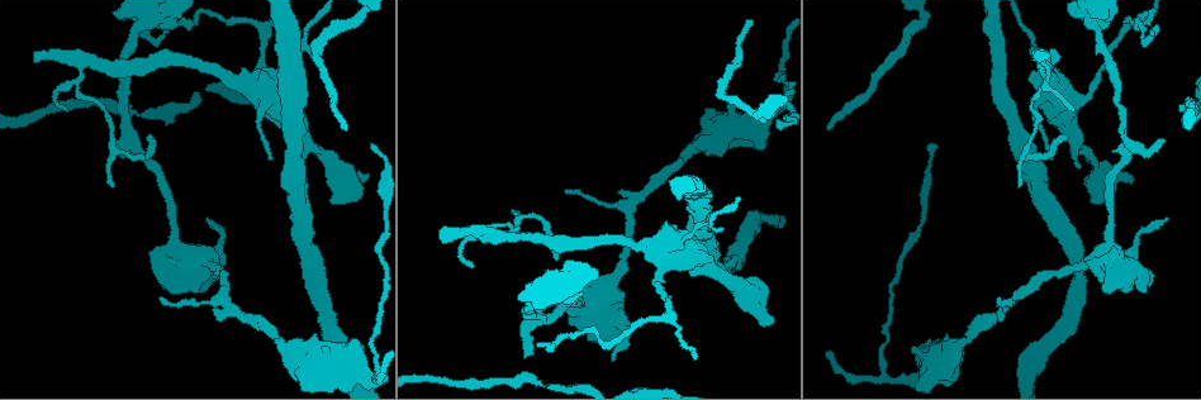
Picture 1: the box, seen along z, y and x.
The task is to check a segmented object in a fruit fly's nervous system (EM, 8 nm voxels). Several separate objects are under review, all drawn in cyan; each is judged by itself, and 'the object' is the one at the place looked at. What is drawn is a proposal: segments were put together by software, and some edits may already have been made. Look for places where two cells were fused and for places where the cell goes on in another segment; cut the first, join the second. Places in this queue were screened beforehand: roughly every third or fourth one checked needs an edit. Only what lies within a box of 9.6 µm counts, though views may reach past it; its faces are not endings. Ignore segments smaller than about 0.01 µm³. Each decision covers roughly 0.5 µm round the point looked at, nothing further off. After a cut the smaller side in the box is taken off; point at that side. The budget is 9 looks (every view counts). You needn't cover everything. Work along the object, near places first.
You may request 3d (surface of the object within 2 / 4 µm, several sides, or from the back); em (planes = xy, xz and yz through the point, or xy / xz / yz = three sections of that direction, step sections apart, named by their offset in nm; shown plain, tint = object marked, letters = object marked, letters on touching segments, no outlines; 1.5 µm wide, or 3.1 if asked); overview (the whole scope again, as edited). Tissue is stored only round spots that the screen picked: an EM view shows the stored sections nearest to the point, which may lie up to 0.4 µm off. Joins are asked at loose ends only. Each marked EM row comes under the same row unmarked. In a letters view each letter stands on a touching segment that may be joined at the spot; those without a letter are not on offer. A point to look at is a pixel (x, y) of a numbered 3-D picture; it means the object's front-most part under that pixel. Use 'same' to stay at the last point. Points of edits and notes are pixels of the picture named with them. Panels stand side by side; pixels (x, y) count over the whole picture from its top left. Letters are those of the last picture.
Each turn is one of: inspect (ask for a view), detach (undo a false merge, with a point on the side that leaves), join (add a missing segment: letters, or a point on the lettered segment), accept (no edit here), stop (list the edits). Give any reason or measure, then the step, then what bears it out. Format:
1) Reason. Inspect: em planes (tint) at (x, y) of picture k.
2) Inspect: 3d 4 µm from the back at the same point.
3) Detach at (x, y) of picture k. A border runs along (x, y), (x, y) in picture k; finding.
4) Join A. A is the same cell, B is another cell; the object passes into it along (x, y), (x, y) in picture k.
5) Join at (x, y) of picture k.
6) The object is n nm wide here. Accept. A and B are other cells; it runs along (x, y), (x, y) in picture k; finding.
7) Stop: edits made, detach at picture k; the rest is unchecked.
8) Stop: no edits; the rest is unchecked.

Free end. Inspect: em planes (letters) at (438, 234) of picture 1.

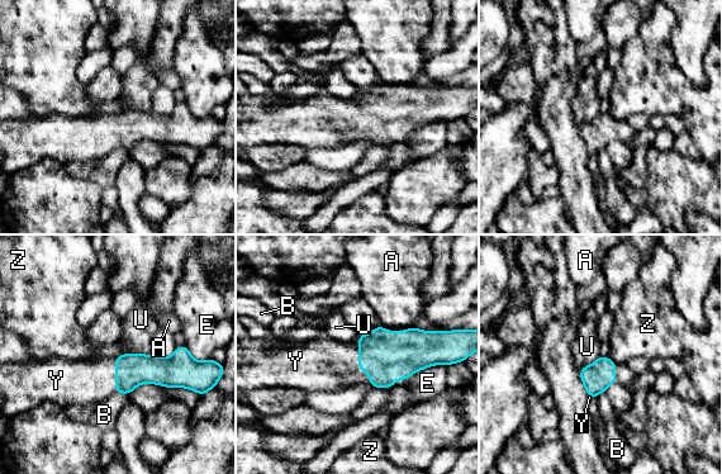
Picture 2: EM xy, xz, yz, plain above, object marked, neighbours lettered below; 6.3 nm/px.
The longest contact is with E, 260 nm. Join Y. Y is the same cell, A, B, E, U and Z are other cells; the cell continues.

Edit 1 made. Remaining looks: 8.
Redraw. Inspect: overview.

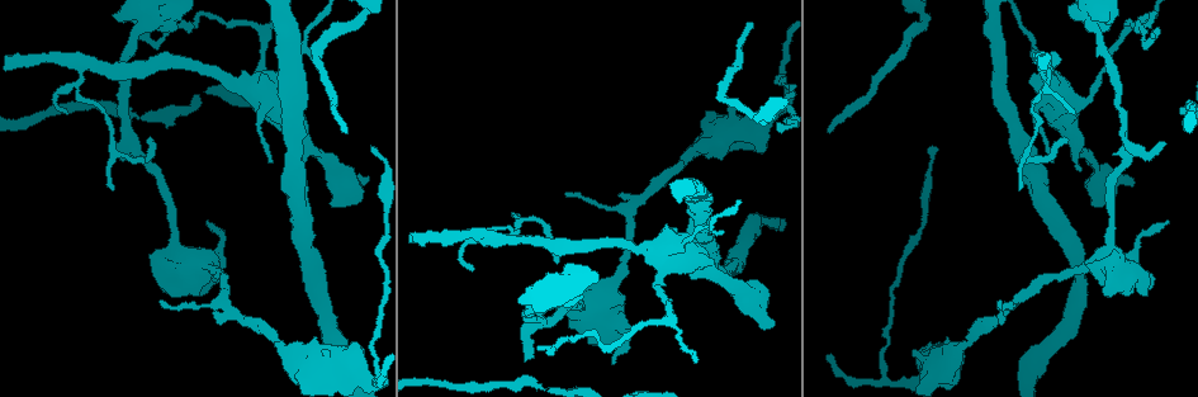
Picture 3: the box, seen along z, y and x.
Tapers out. Inspect: 3d 4 µm at (614, 362) of picture 3.

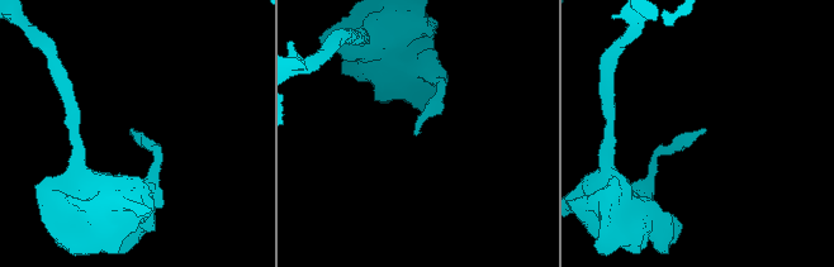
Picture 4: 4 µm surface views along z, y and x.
Inspect: em xz step 8 (letters) at (703, 131) of picture 4.

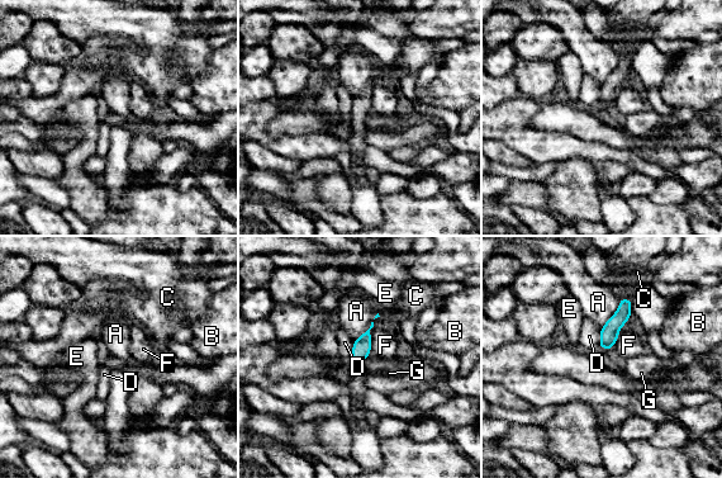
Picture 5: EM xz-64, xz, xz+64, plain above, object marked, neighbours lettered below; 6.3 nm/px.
Accept. A, B, C, D, E, F and G are other cells; it runs along (627, 302), (623, 313), (602, 344) in picture 5; none of them fits.

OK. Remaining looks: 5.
An open end. Inspect: 3d 4 µm at (1163, 143) of picture 3.

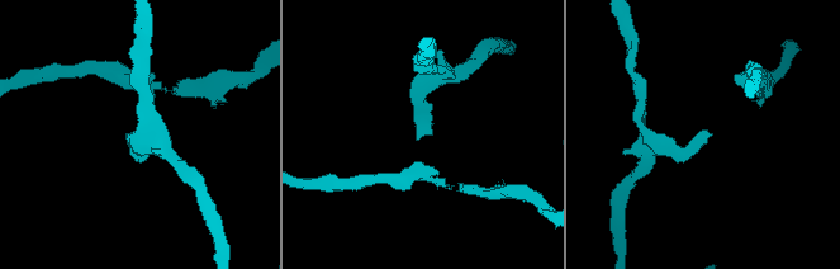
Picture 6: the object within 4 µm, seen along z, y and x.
Inspect: em yz step 4 (letters) at (430, 132) of picture 6.

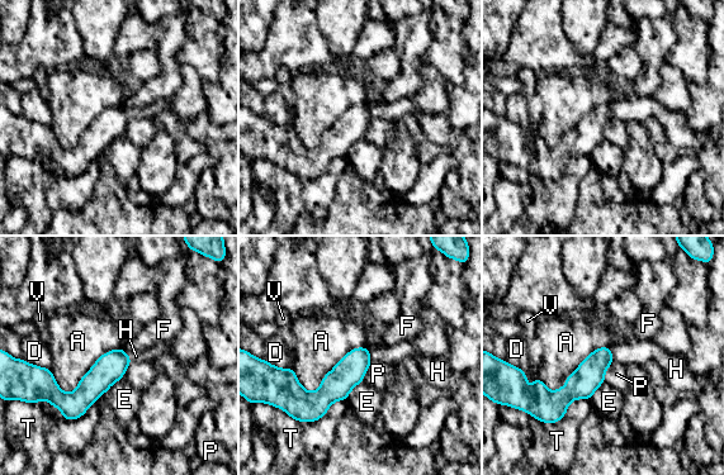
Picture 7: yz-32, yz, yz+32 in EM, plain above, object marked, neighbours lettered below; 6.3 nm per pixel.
Inspect: em planes (letters) at the same point.

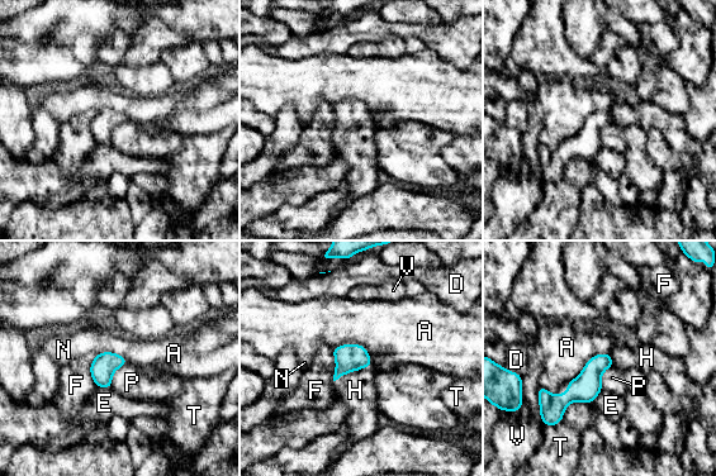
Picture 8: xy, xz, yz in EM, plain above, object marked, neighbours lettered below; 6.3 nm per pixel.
Join H. H is the same cell, A, D, E, F, N, P, T and V are other cells; the object passes into it along (349, 357), (351, 371), (355, 390) in picture 8; the cell continues.

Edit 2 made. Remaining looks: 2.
Stop: edits made, join at picture 2, join at picture 8; the rest is unchecked.

